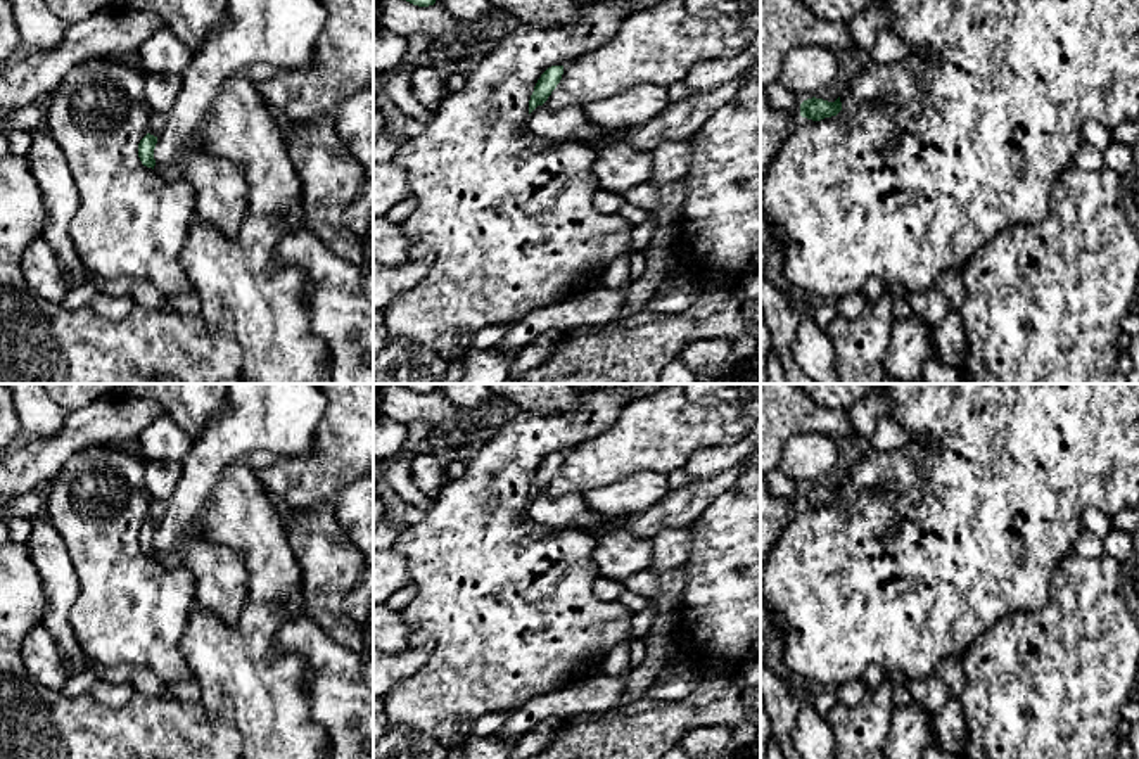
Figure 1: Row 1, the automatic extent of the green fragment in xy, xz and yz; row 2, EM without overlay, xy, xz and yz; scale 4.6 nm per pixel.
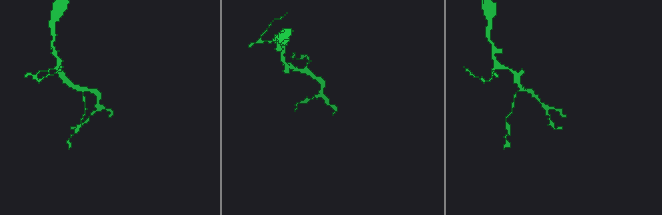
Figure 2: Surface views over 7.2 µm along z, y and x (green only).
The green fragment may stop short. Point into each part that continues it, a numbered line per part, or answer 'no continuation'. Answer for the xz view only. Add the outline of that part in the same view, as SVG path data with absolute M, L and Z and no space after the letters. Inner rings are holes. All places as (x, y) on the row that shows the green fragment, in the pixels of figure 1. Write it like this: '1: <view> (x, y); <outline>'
1: xz (619, 166); M538 105L529 114L527 124L536 135L550 140L577 140L591 145L598 154L595 175L603 190L624 195L627 190L652 182L652 152L633 147L626 140L624 130L607 130L591 123L582 105L562 109Z

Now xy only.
1: xy (156, 121); M152 111L150 118L149 118L149 131L147 133L150 133L150 135L159 138L162 130L164 130L164 126L166 126L166 123L168 123L166 114Z

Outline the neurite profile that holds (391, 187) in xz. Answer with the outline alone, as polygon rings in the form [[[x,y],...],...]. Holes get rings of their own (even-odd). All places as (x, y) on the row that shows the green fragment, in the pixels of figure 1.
[[[373,163],[373,220],[385,216],[411,195],[406,171],[391,163]]]

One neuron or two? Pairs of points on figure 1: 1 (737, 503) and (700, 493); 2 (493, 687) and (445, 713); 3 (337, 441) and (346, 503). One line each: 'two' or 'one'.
1: two
2: one
3: two

